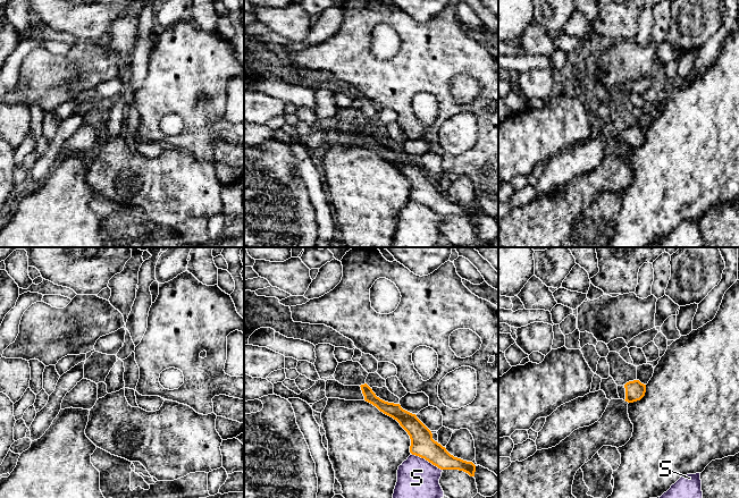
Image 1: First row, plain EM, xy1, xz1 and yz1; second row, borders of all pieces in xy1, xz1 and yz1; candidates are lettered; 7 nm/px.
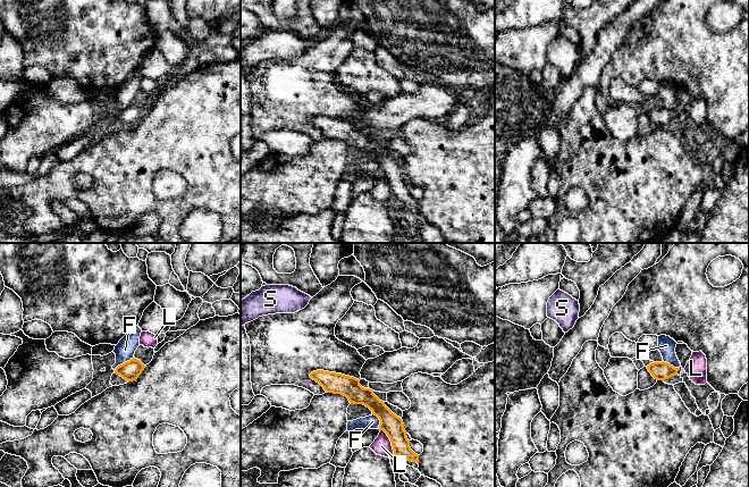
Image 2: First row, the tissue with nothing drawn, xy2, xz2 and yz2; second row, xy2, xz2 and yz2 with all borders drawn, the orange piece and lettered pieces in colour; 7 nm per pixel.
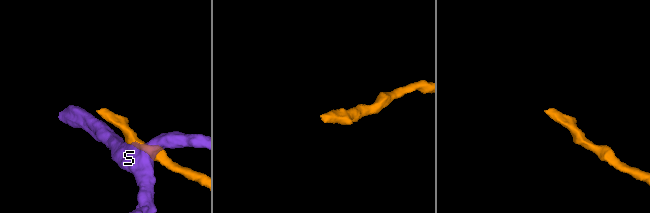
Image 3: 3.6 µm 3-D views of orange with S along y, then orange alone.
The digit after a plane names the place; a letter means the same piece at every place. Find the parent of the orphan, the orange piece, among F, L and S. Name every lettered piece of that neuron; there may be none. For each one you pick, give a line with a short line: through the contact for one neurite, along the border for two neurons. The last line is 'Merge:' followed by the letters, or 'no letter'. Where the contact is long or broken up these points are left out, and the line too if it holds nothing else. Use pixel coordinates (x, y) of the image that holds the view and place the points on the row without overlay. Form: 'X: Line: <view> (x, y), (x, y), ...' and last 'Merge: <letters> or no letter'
Merge: no letter

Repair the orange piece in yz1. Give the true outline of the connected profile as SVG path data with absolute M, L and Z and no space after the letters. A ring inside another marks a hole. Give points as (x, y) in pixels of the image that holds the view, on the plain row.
M639 126L629 127L623 132L618 132L619 145L623 145L628 149L640 146L646 138L646 130Z

